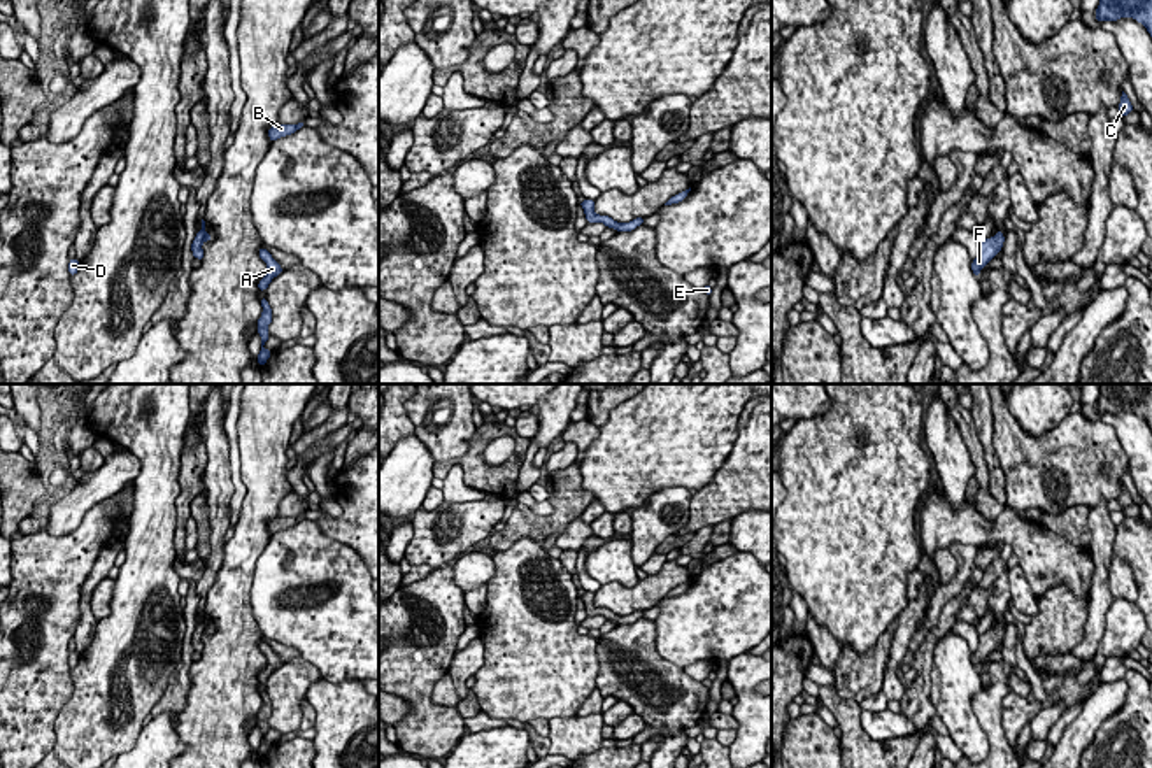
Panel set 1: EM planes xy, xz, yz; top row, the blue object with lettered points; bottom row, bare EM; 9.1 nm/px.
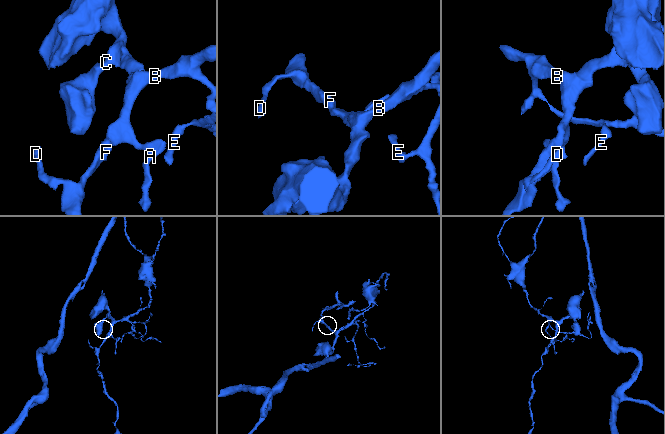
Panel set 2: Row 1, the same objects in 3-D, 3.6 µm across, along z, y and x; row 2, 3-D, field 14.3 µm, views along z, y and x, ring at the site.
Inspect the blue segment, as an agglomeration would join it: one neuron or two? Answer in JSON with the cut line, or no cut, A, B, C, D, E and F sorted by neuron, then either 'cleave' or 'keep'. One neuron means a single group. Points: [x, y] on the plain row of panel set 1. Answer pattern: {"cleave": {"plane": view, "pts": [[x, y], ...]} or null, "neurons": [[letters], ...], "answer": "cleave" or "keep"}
{"cleave": null, "neurons": [["A", "B", "C", "D", "E", "F"]], "answer": "keep"}

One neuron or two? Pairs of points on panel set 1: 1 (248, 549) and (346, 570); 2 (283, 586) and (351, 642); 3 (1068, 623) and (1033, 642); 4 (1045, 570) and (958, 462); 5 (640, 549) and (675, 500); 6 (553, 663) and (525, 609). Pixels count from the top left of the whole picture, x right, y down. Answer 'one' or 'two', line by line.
1: two
2: one
3: one
4: two
5: one
6: one

